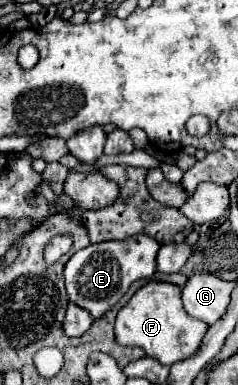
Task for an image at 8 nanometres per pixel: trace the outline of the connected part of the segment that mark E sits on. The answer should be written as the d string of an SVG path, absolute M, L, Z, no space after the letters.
M133 236L127 240L111 240L89 244L87 248L75 252L65 264L65 286L69 302L87 310L93 320L105 316L129 290L135 280L149 280L155 274L155 258L159 252L159 244L151 236Z

